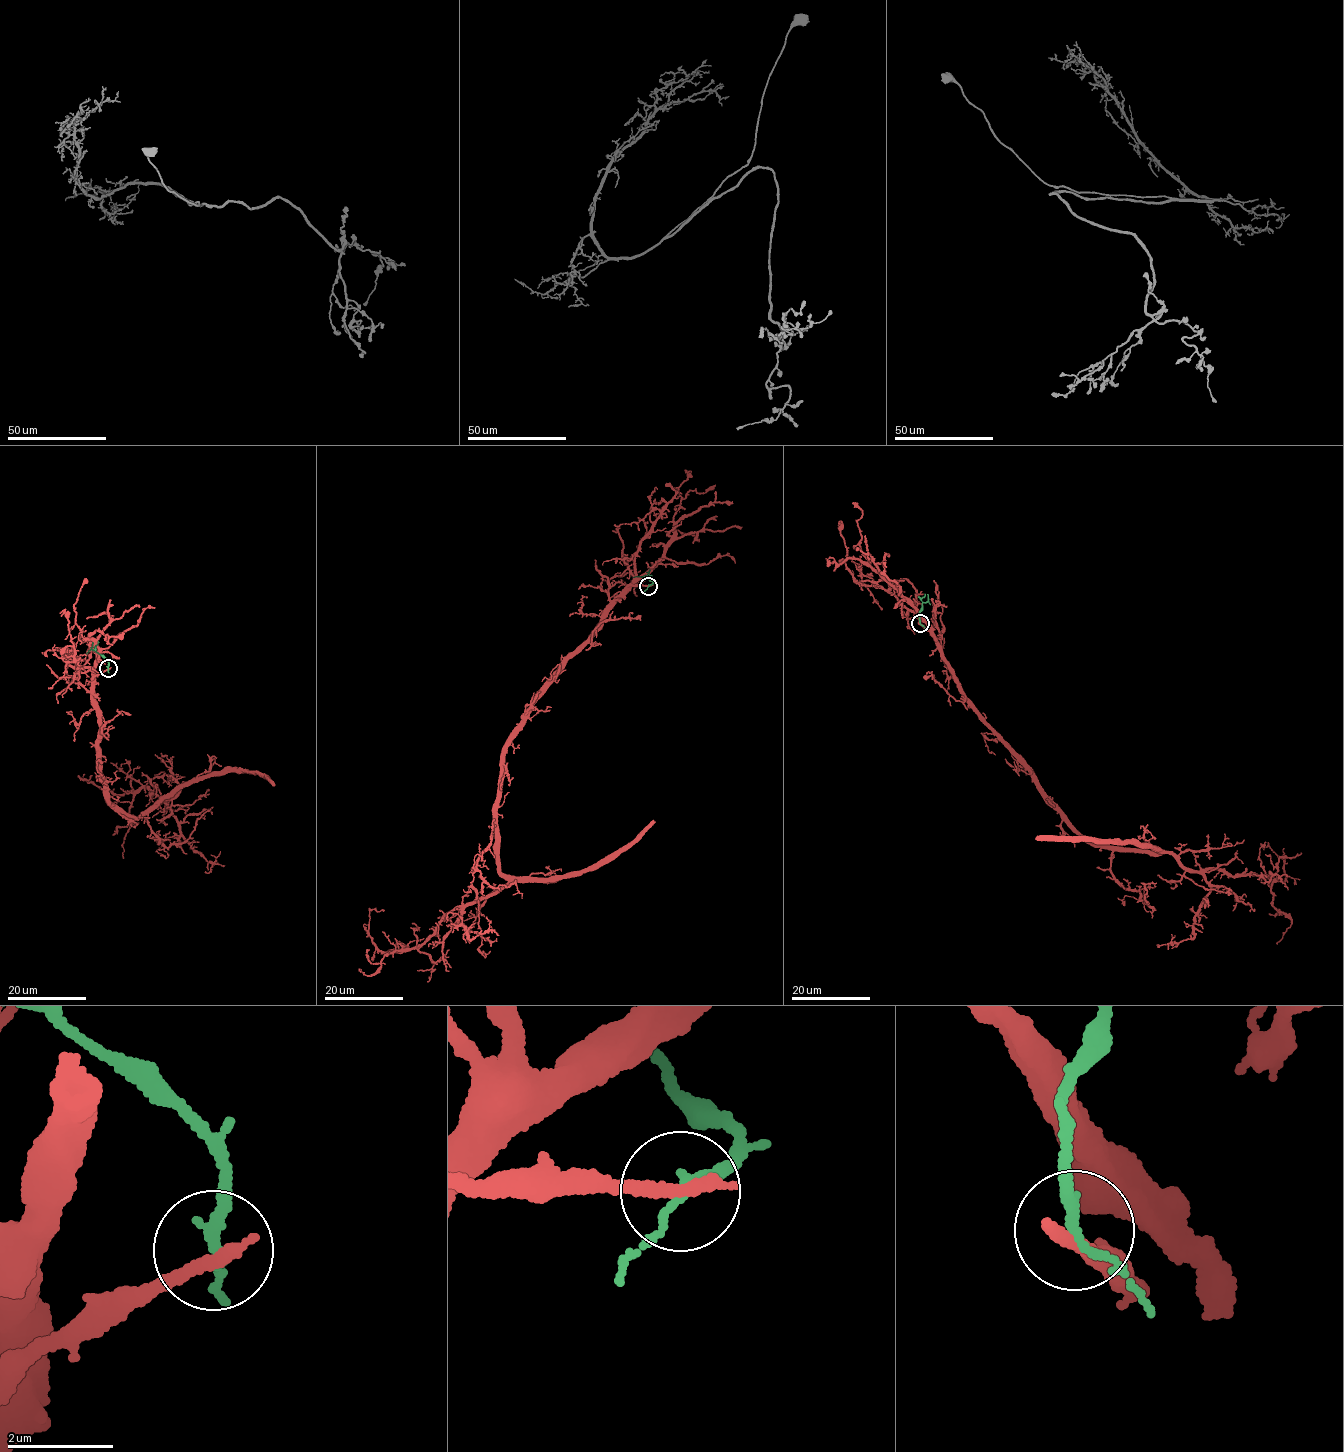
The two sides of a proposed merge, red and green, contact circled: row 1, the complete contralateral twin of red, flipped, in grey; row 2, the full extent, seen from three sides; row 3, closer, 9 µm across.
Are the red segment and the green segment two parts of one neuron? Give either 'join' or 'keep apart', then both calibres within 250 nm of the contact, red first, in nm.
keep apart; 320 nm thick on the red side, 170 nm on the other

